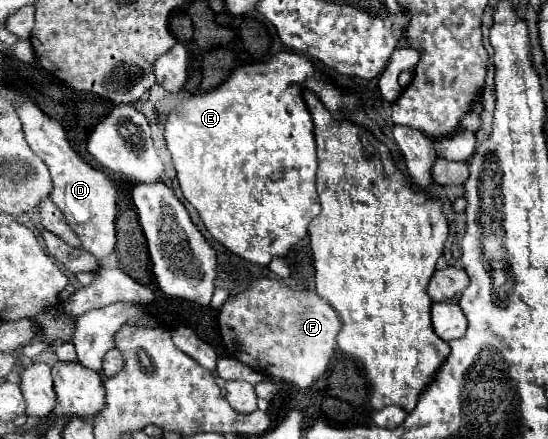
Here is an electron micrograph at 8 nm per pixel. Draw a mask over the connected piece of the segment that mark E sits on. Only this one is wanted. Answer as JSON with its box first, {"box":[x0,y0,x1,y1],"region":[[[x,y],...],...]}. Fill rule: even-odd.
{"box":[164,51,360,265],"region":[[[282,51],[282,53],[276,53],[270,61],[246,63],[246,65],[236,67],[228,75],[228,79],[222,85],[218,85],[216,89],[212,89],[212,91],[186,95],[184,101],[166,119],[164,137],[166,137],[168,151],[172,153],[172,161],[174,161],[176,173],[178,173],[178,183],[180,183],[180,189],[182,189],[184,197],[198,209],[200,219],[204,221],[206,229],[210,231],[210,235],[216,241],[220,241],[232,253],[236,253],[236,255],[240,255],[246,261],[256,263],[256,265],[268,265],[272,261],[272,257],[284,257],[290,251],[290,247],[294,247],[298,241],[302,241],[306,237],[310,221],[320,213],[320,201],[318,201],[318,193],[316,193],[316,141],[314,141],[314,123],[312,123],[312,115],[308,111],[308,105],[304,101],[304,93],[306,91],[316,93],[326,107],[334,107],[334,117],[348,119],[350,113],[354,113],[356,107],[360,105],[360,97],[356,93],[348,93],[348,91],[336,87],[324,73],[320,73],[318,69],[314,69],[314,63],[306,55]]]}

